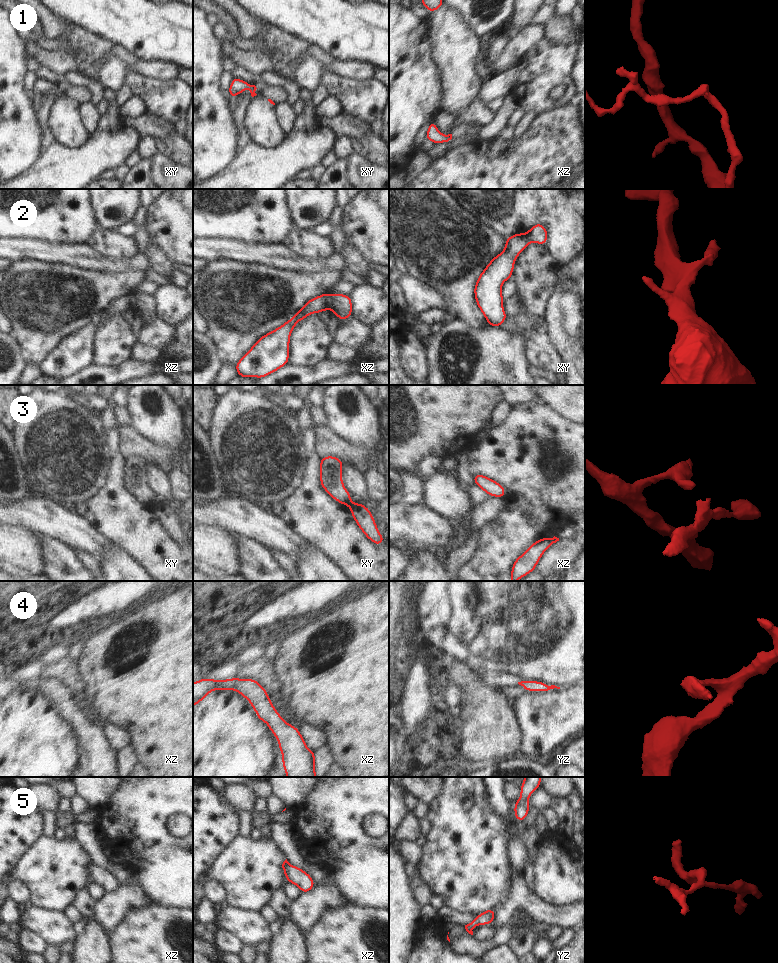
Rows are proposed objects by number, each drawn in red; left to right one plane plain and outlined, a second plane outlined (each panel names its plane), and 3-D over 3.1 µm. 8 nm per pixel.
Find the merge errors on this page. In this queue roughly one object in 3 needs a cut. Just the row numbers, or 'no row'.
2

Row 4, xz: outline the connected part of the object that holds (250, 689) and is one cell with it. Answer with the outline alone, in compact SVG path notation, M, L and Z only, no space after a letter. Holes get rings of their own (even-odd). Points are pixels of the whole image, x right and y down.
M203 677L193 683L193 707L200 703L209 693L214 690L234 690L247 699L260 721L264 721L275 738L279 741L278 747L282 753L282 764L287 777L316 777L315 752L307 748L303 736L298 728L285 722L283 717L273 706L267 690L255 679L230 678L226 680L207 679Z

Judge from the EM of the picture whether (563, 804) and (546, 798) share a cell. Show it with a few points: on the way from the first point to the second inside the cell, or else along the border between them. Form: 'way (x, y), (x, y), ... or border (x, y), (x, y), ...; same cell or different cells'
way (559, 804), (550, 801); same cell

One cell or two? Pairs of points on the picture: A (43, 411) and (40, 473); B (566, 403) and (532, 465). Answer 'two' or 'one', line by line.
A: one
B: two

